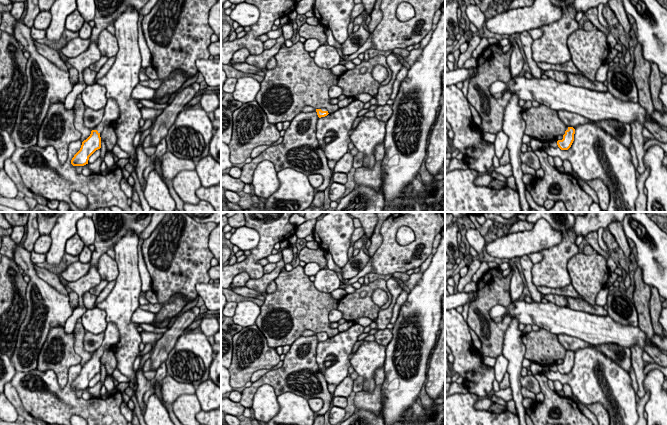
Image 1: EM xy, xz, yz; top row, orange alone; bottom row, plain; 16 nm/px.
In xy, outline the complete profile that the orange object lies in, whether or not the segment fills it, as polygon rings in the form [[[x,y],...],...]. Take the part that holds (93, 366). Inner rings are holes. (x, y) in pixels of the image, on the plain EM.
[[[108,322],[104,333],[105,336],[102,345],[91,355],[90,360],[82,366],[80,374],[72,382],[71,388],[73,390],[84,390],[88,388],[89,381],[101,372],[100,358],[104,351],[109,348],[114,348],[119,341],[120,334],[116,324]]]

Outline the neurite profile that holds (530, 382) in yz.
[[[533,375],[521,376],[520,383],[522,387],[527,388],[535,395],[541,392],[539,382]]]

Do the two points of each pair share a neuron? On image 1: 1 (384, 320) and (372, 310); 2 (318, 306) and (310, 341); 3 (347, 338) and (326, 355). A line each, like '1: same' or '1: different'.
1: different
2: different
3: same

